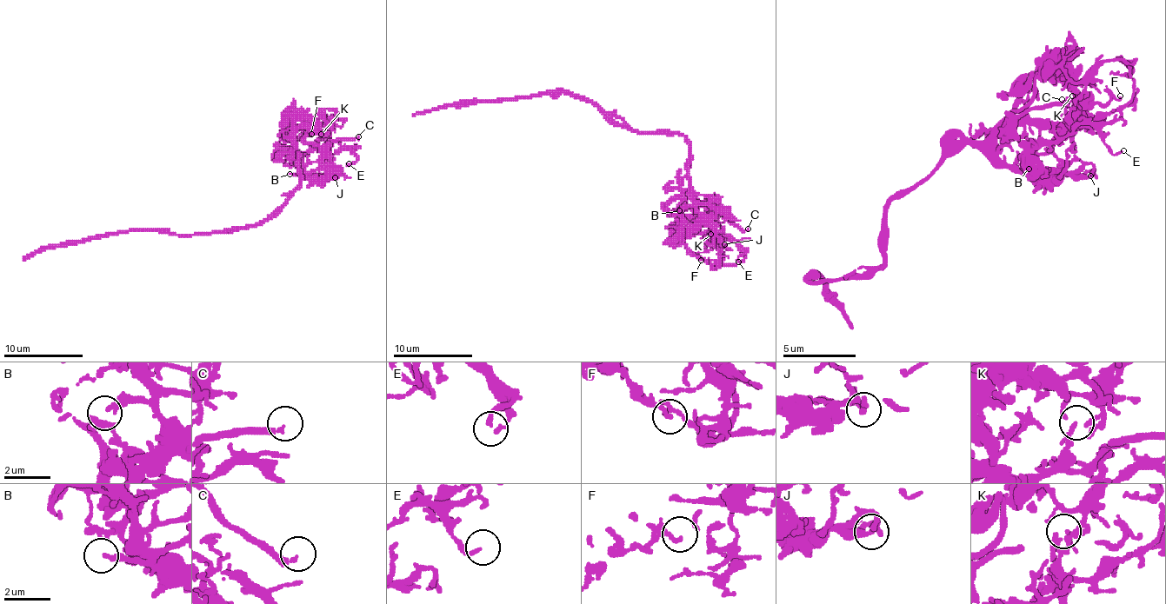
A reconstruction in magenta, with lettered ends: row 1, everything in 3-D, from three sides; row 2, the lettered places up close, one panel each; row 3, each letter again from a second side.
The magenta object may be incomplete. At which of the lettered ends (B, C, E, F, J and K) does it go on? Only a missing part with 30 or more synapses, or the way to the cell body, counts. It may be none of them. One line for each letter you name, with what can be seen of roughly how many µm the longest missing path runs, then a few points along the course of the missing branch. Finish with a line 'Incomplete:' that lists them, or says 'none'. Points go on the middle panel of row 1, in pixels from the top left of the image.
C: missing 35 µm
Incomplete: C

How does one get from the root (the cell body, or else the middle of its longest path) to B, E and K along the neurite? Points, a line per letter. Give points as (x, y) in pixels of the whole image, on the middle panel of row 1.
B: (645, 134), (681, 134), (687, 140), (689, 195), (693, 202), (685, 204), (679, 210)
E: (645, 134), (681, 134), (687, 140), (689, 187), (710, 201), (715, 226), (746, 252), (738, 262)
K: (645, 134), (681, 134), (687, 140), (689, 173), (681, 181), (681, 193), (667, 209), (690, 232), (710, 234)

